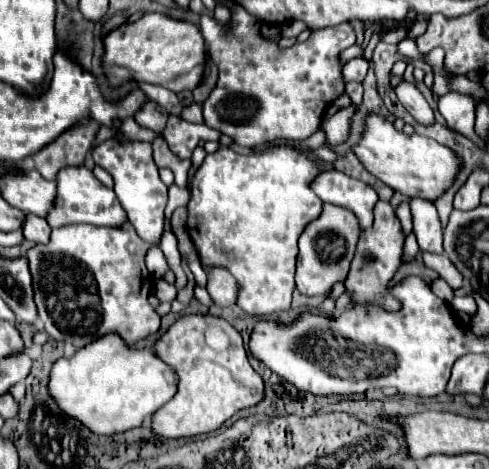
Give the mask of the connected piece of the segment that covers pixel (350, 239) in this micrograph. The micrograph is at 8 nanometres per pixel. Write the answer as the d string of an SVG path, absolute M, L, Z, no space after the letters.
M325 205L319 219L311 221L299 237L299 259L297 259L297 289L303 295L325 295L335 283L343 283L349 273L349 265L359 239L359 225L355 215L347 209Z

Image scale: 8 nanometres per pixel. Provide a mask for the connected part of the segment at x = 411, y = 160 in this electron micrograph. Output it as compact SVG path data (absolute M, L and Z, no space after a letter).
M377 113L367 115L363 125L363 137L353 147L353 153L371 175L387 183L393 191L399 191L407 197L423 197L429 201L435 201L451 187L453 177L461 165L459 157L451 149L417 133L409 137L403 131L397 131L393 123Z

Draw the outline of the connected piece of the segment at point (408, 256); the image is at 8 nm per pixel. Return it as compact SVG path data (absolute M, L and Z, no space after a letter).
M413 233L407 235L407 241L405 241L405 261L413 261L413 257L419 253L419 245L417 245L417 239Z

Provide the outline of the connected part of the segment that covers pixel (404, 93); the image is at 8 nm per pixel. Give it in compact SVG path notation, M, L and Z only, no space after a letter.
M401 79L401 81L397 83L397 87L395 87L395 93L397 93L399 101L403 103L403 107L415 117L415 121L419 121L419 123L423 123L423 125L429 125L429 123L435 121L429 103L427 103L425 97L421 95L421 91L415 87L415 83Z

